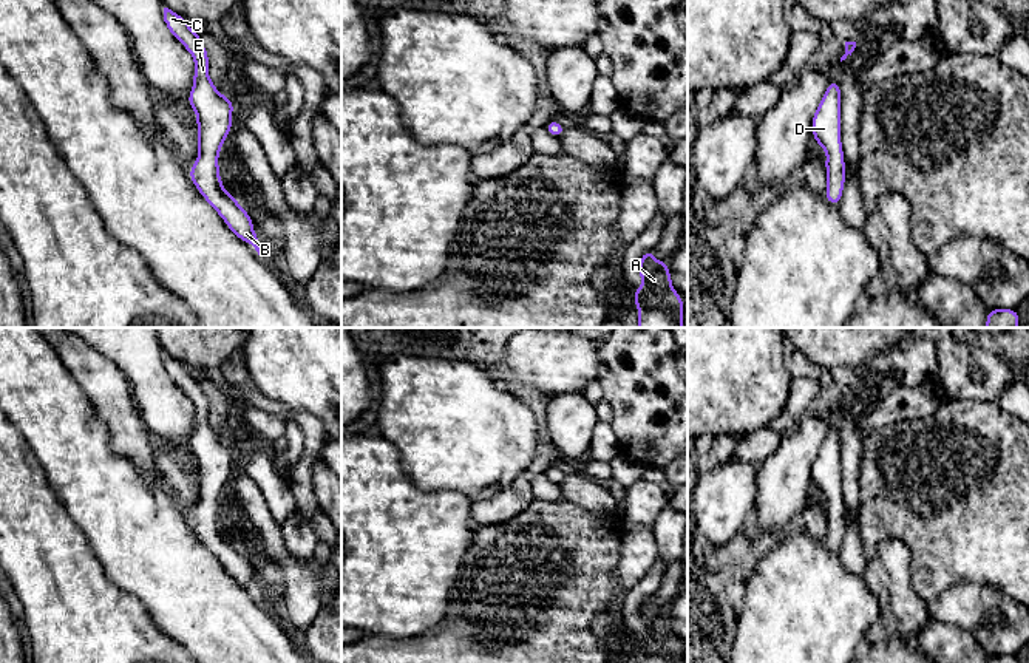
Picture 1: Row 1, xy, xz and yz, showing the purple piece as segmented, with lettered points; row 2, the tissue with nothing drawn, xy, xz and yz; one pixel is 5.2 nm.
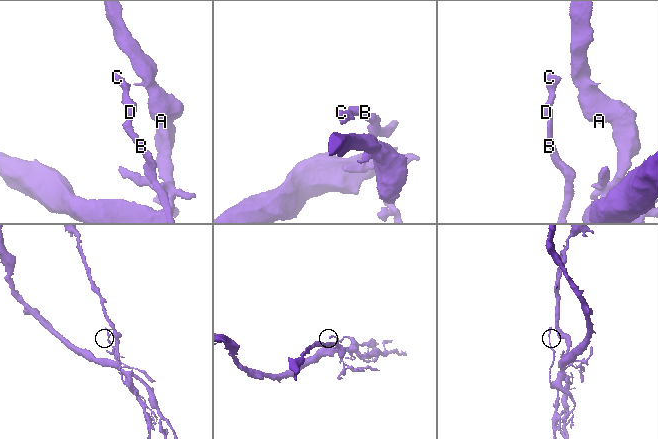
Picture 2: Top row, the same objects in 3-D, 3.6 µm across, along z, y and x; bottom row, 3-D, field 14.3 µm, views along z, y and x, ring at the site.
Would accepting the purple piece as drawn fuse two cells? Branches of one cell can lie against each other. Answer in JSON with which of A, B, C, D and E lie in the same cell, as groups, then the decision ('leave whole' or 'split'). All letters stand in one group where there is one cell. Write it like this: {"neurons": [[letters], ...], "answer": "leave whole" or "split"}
{"neurons": [["A", "B", "C", "D", "E"]], "answer": "leave whole"}

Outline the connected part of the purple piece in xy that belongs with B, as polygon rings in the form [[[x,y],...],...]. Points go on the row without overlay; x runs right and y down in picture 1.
[[[164,354],[164,368],[170,377],[170,380],[179,386],[184,394],[195,405],[195,420],[193,420],[193,434],[187,444],[187,448],[196,459],[198,468],[198,498],[199,502],[193,508],[190,515],[190,525],[198,535],[198,538],[204,542],[204,546],[218,558],[218,561],[224,566],[226,572],[244,589],[249,589],[255,593],[258,601],[261,603],[263,597],[256,592],[256,580],[253,576],[252,563],[239,553],[236,542],[229,541],[219,522],[219,508],[218,501],[222,495],[224,485],[232,476],[232,459],[233,459],[233,447],[222,442],[218,434],[212,430],[209,423],[209,399],[204,394],[202,383],[199,383],[185,365],[168,354]]]

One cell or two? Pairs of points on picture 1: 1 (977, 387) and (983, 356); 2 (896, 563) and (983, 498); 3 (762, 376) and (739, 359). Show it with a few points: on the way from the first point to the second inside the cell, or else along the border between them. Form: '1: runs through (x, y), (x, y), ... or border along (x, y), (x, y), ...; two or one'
1: runs through (986, 382), (988, 365); one
2: border along (881, 541), (906, 544), (913, 588); two
3: runs through (756, 374), (745, 365); one

